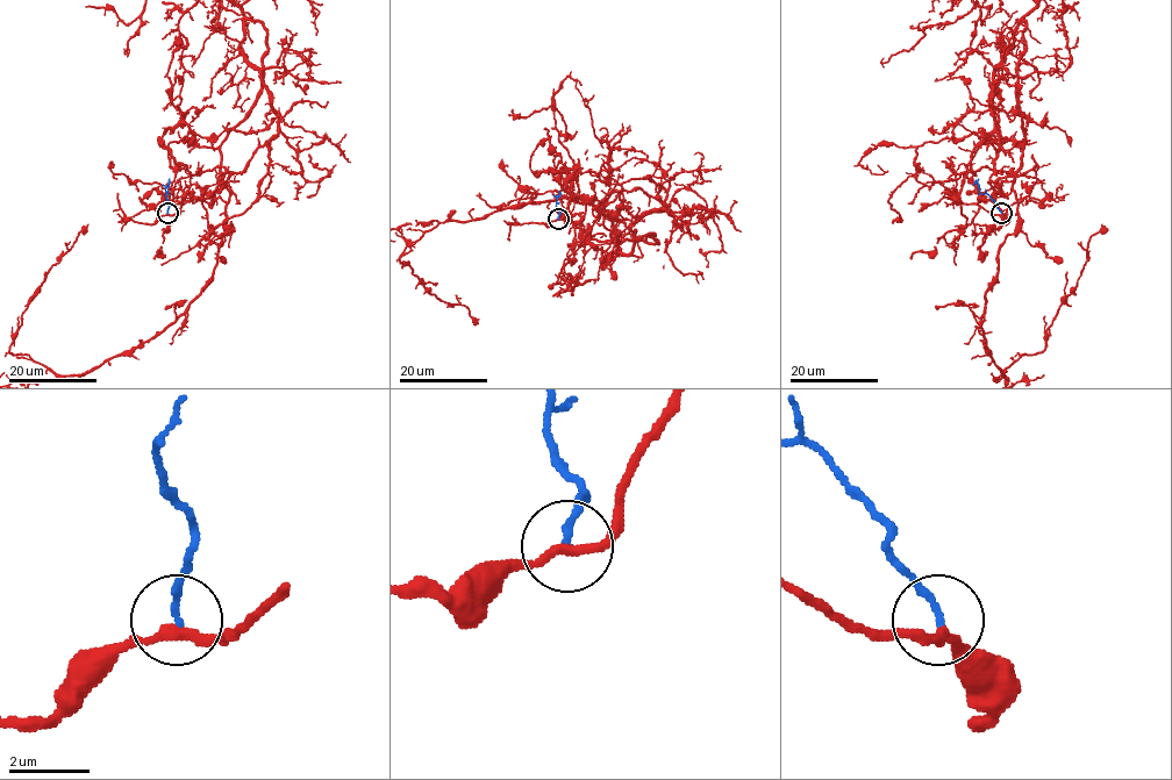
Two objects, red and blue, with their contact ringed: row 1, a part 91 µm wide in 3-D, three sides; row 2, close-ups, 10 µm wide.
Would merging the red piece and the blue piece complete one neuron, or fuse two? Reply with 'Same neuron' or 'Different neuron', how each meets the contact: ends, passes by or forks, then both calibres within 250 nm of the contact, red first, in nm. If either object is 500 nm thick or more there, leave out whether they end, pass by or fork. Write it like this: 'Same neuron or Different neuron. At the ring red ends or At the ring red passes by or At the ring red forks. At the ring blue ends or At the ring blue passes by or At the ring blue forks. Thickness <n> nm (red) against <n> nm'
Different neuron. At the ring red passes by. At the ring blue ends. Thickness 240 nm (red) against 180 nm

